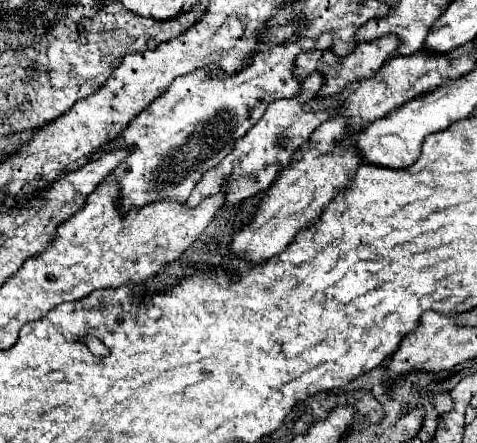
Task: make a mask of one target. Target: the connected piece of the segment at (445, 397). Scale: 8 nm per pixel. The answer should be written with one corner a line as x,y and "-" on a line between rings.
434,394
434,396
430,396
430,398
432,398
432,404
434,404
434,408
436,408
438,414
444,414
444,412
450,410
450,406
452,406
450,394

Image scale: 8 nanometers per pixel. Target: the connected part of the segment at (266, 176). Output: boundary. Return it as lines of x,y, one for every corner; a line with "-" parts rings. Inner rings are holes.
314,72
310,78
306,78
302,82
298,96
270,102
264,116
258,120
258,126
254,126
254,130
250,130
250,134
246,134
246,138
240,138
236,142
234,150
216,168
212,168
204,174
204,178
198,182
198,186
194,188
190,198
186,200
186,206
196,208
200,204
200,200
216,194
224,186
224,182
226,182
226,204
228,206
242,204
244,200
266,190
272,184
272,180
276,178
276,174
282,170
282,166
286,166
288,158
292,158
294,150
298,150
298,146
302,146
310,138
310,134
322,122
328,120
330,110
304,112
304,104
316,96
316,92
322,88
322,82
324,82
322,74

